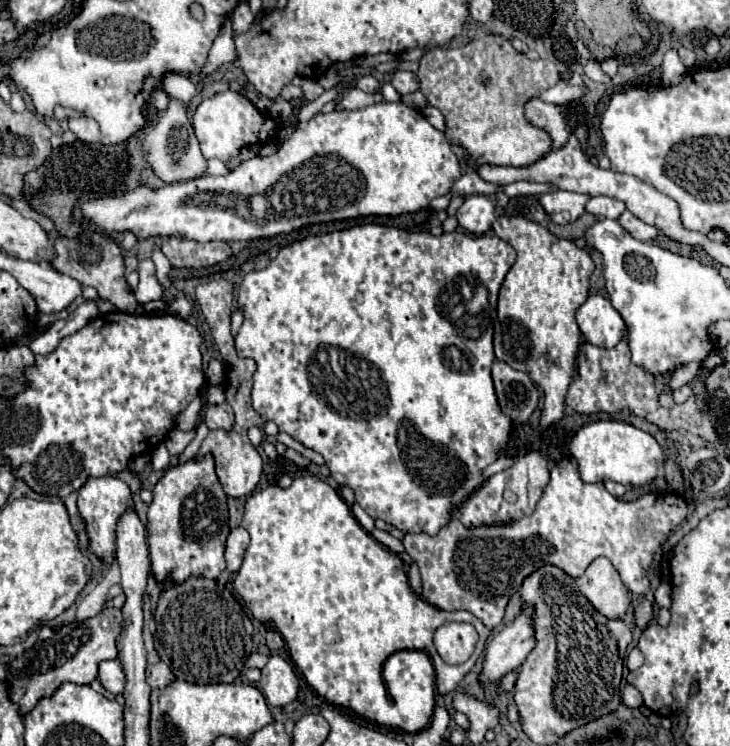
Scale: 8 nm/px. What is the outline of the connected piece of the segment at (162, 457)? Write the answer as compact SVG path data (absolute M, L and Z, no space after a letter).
M164 443L157 446L157 448L153 451L152 456L152 468L155 471L164 470L168 466L170 454Z

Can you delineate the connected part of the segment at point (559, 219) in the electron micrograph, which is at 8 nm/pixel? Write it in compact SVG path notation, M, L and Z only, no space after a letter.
M566 190L546 192L540 196L542 208L550 216L550 220L556 224L568 224L580 218L584 214L584 206L588 200L590 200L588 194L566 192Z

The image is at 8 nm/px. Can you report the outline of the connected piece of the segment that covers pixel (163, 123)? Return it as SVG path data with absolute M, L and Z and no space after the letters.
M170 96L170 104L166 110L160 112L156 124L148 130L142 140L142 152L146 162L150 164L152 172L166 184L180 182L180 180L194 180L206 174L206 160L198 148L198 140L194 132L190 132L190 120L186 116L186 104Z

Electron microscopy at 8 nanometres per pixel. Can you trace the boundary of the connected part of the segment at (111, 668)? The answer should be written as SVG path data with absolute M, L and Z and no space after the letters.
M116 660L102 662L98 666L98 680L112 694L120 694L124 690L124 682L126 682L124 672L122 672L122 668L120 668L120 664Z

